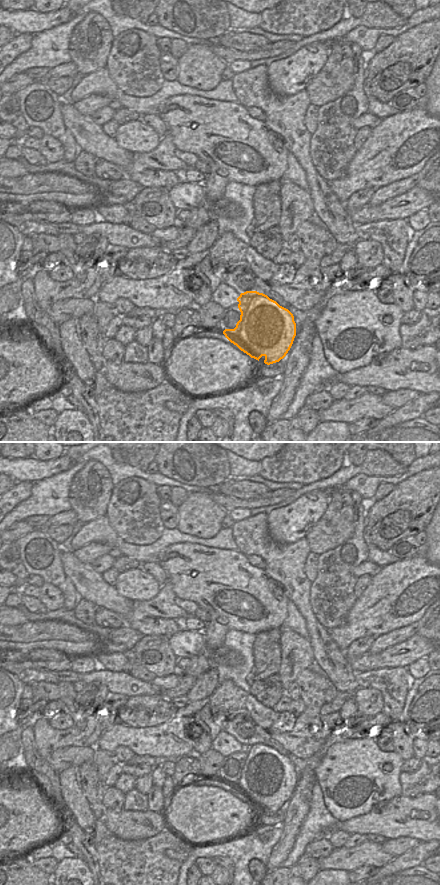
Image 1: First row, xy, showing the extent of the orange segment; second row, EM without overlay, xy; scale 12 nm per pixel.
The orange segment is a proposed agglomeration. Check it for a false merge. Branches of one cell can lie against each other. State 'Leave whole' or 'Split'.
Split

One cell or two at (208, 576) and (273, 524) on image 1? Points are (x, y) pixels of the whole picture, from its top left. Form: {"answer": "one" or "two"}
{"answer": "two"}

